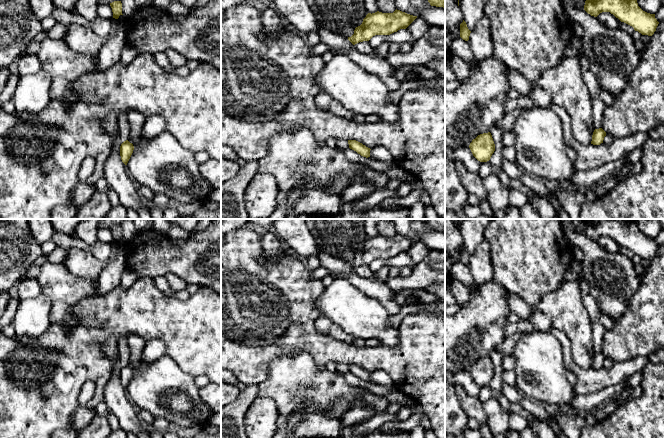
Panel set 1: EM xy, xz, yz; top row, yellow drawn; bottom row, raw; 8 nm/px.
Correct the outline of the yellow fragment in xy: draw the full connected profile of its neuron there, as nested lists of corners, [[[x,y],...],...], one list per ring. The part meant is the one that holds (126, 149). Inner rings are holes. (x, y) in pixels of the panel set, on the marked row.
[[[128,140],[124,141],[120,146],[120,156],[122,162],[127,165],[132,153],[134,150],[134,146]]]

